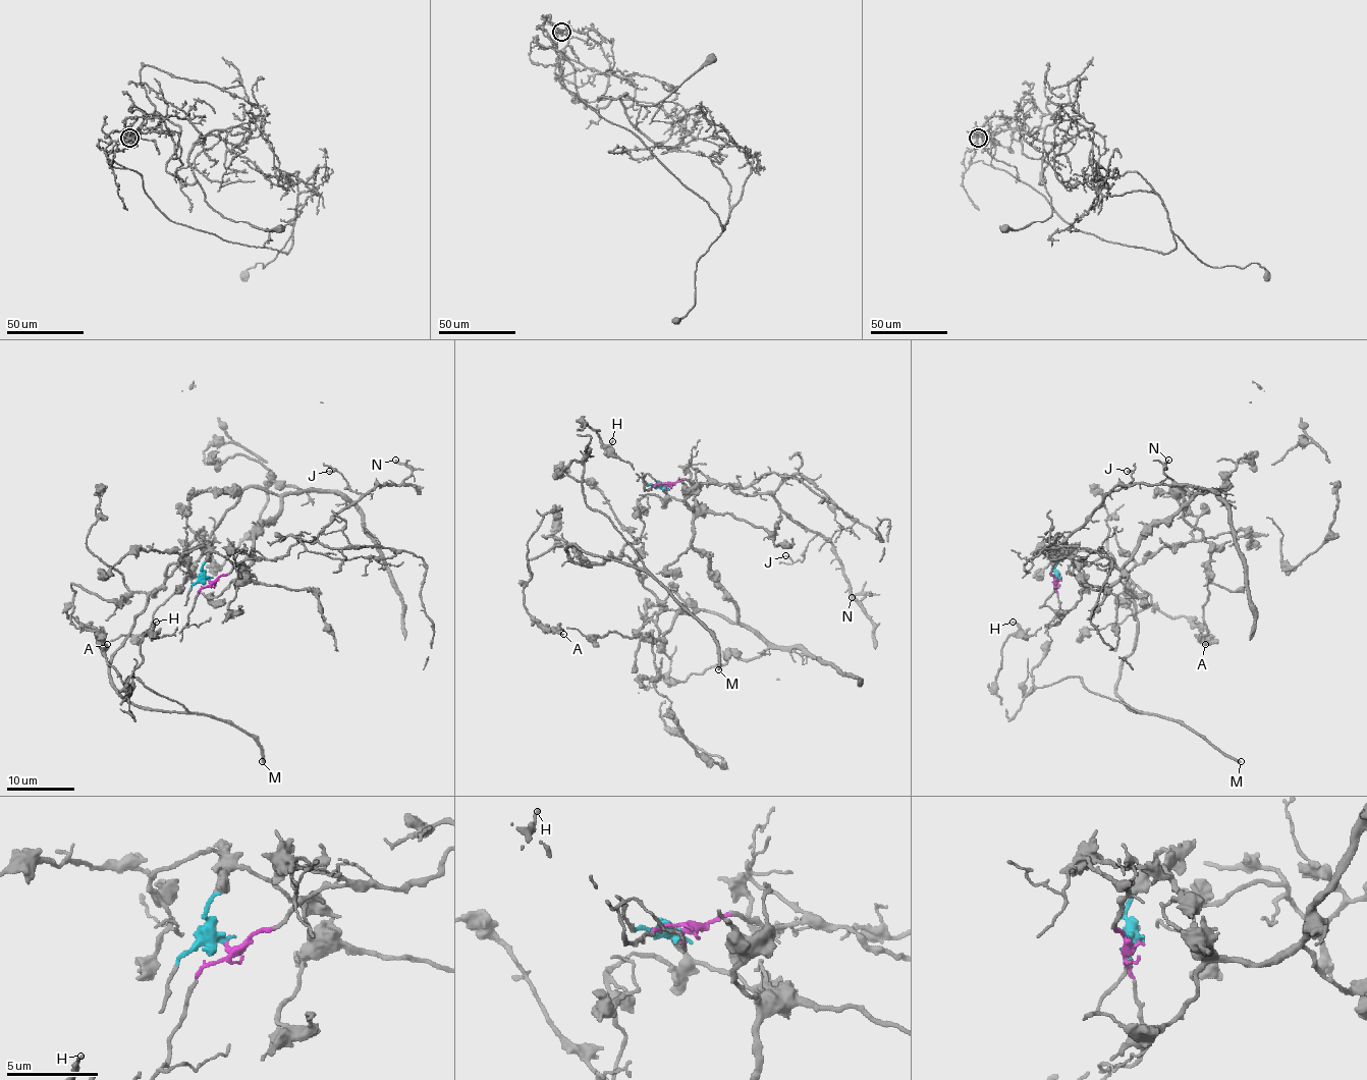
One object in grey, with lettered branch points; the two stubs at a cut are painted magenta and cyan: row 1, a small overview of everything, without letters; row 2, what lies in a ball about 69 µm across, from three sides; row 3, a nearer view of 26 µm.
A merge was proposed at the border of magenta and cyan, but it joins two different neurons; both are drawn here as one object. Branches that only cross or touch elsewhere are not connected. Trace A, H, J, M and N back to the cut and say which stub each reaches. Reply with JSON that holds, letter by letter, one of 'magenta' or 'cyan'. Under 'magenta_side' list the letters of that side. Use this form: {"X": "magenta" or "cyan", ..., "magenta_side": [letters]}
{"A": "cyan", "H": "cyan", "J": "magenta", "M": "cyan", "N": "magenta", "magenta_side": ["J", "N"]}

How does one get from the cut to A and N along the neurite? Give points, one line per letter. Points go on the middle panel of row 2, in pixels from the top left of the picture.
A: (666, 488), (638, 501), (641, 538), (619, 555), (589, 563), (556, 545), (528, 561), (523, 605), (563, 634)
N: (666, 488), (682, 479), (769, 493), (799, 525), (832, 545), (850, 592), (860, 600), (868, 592), (851, 597)

